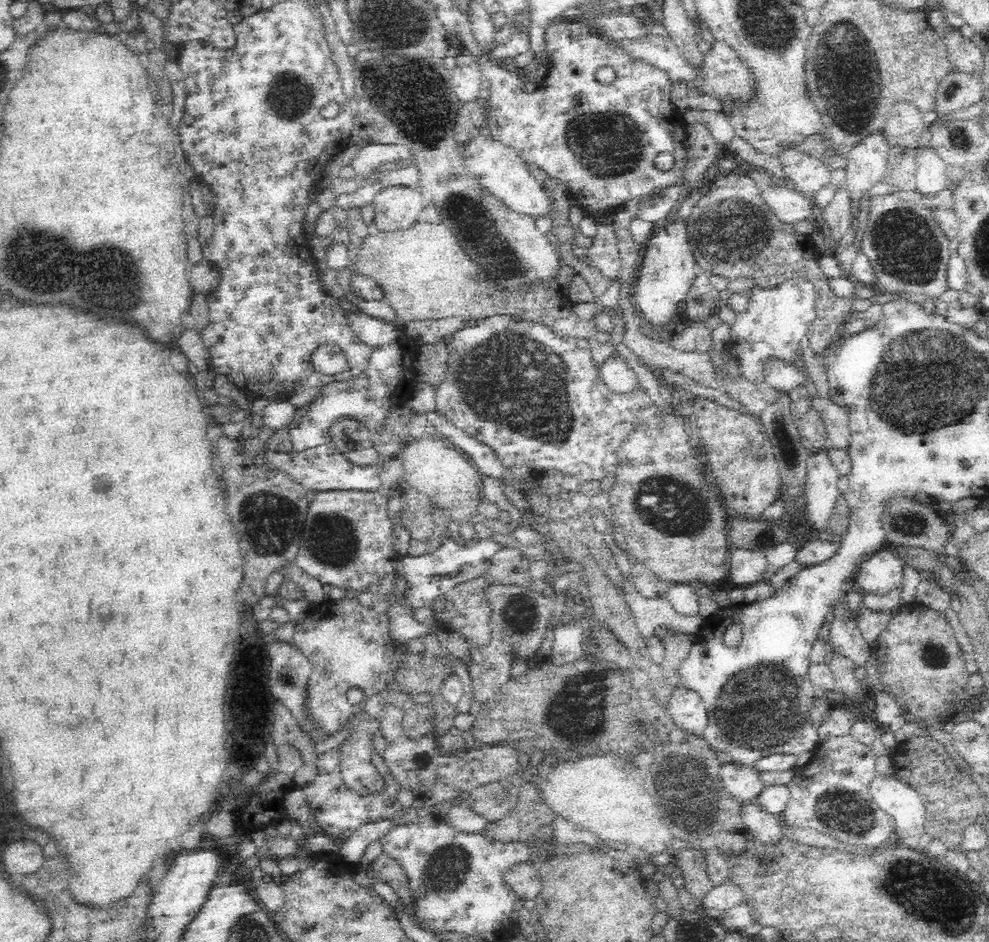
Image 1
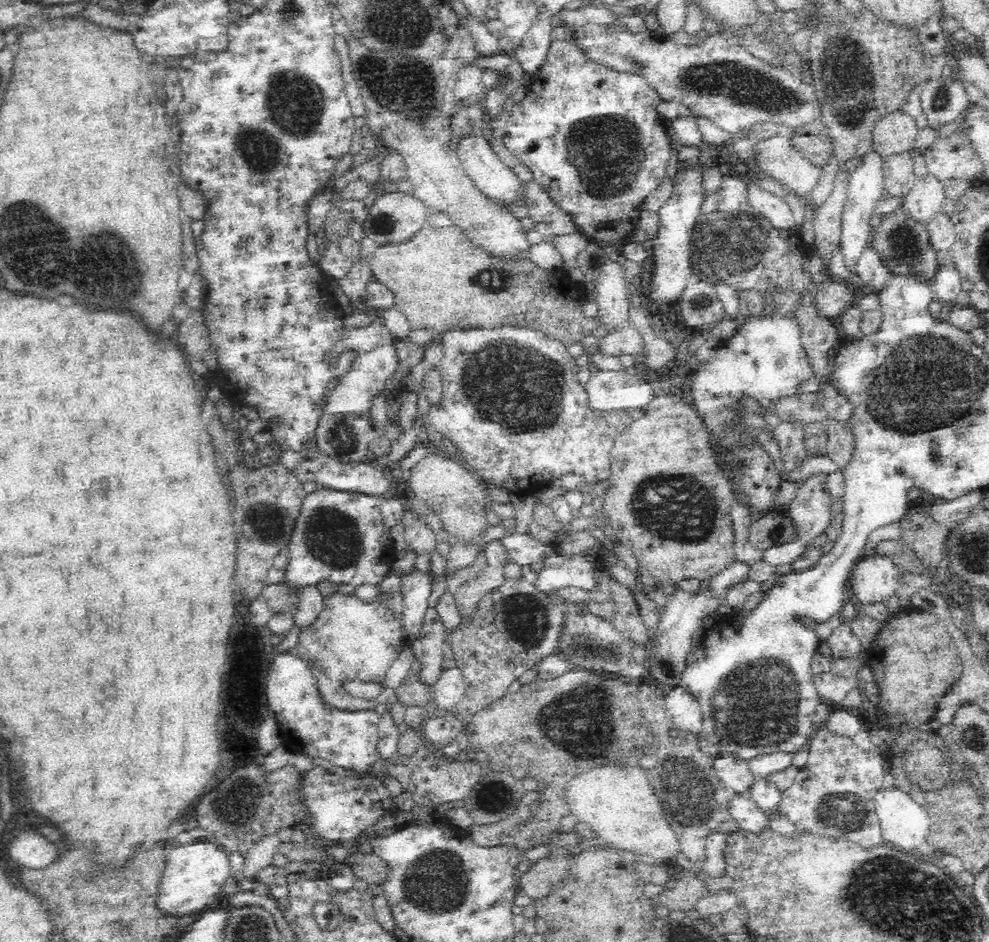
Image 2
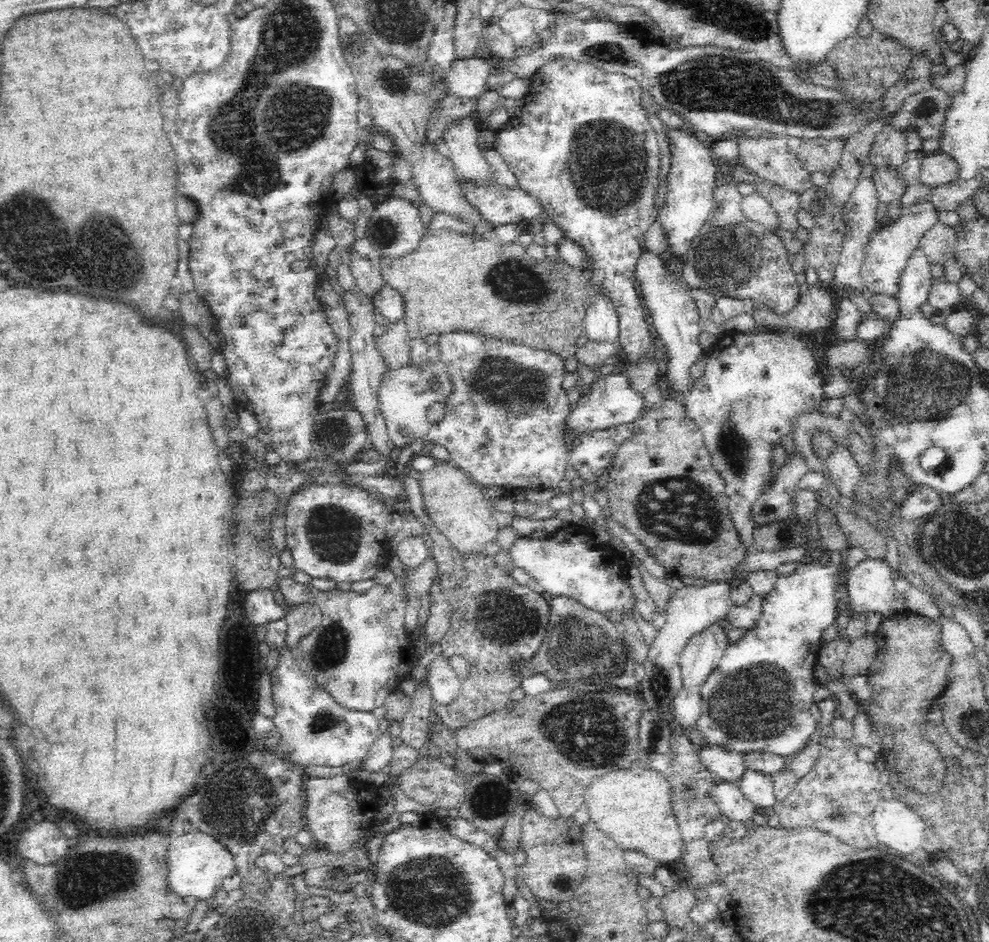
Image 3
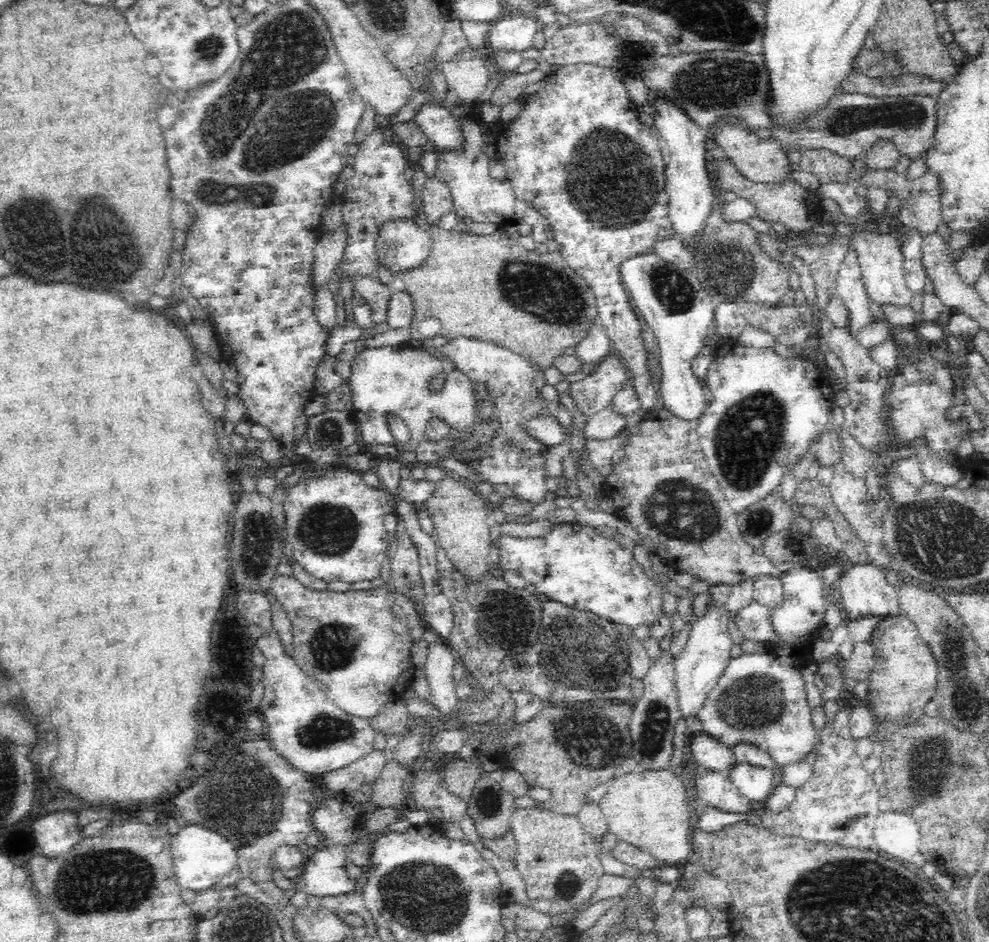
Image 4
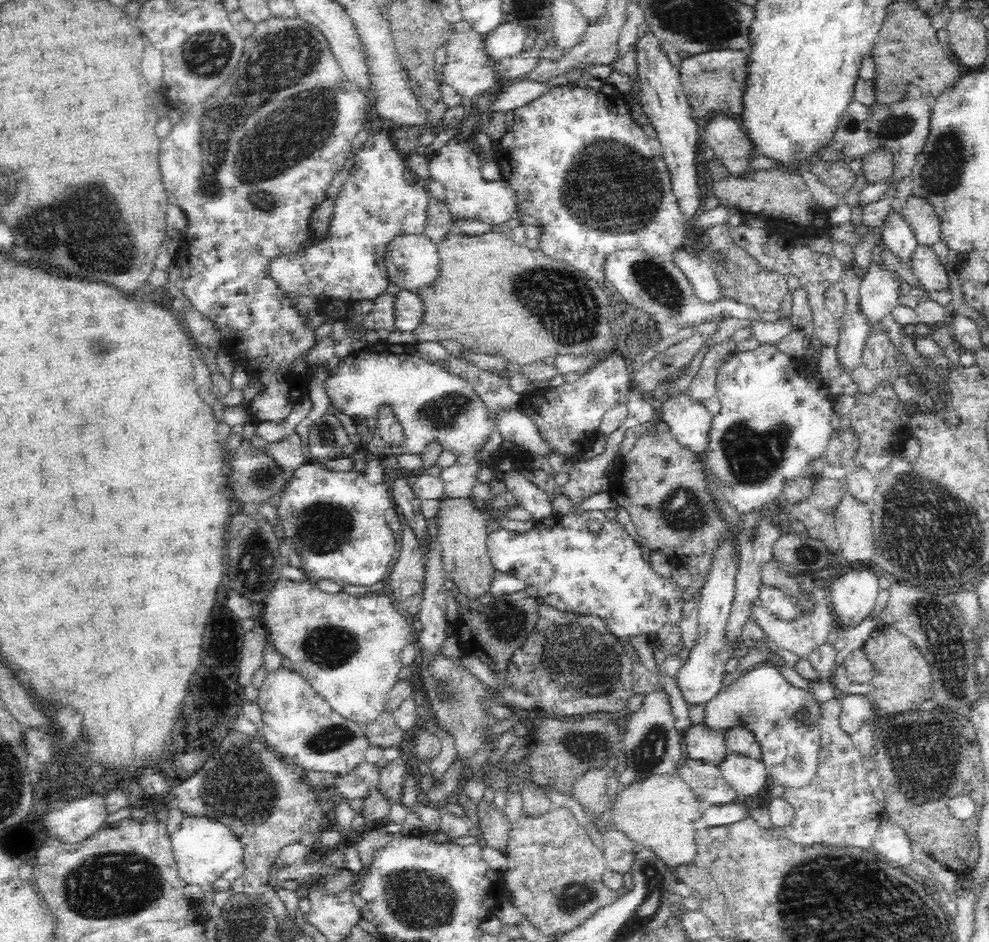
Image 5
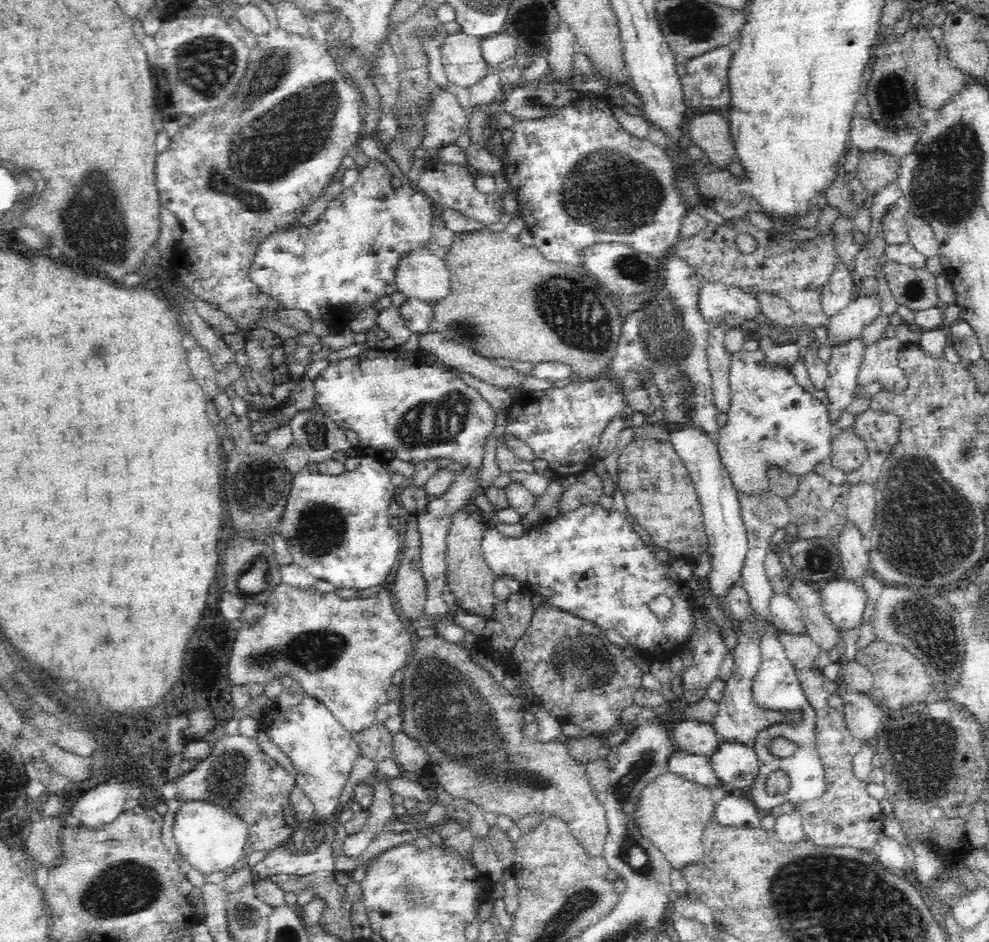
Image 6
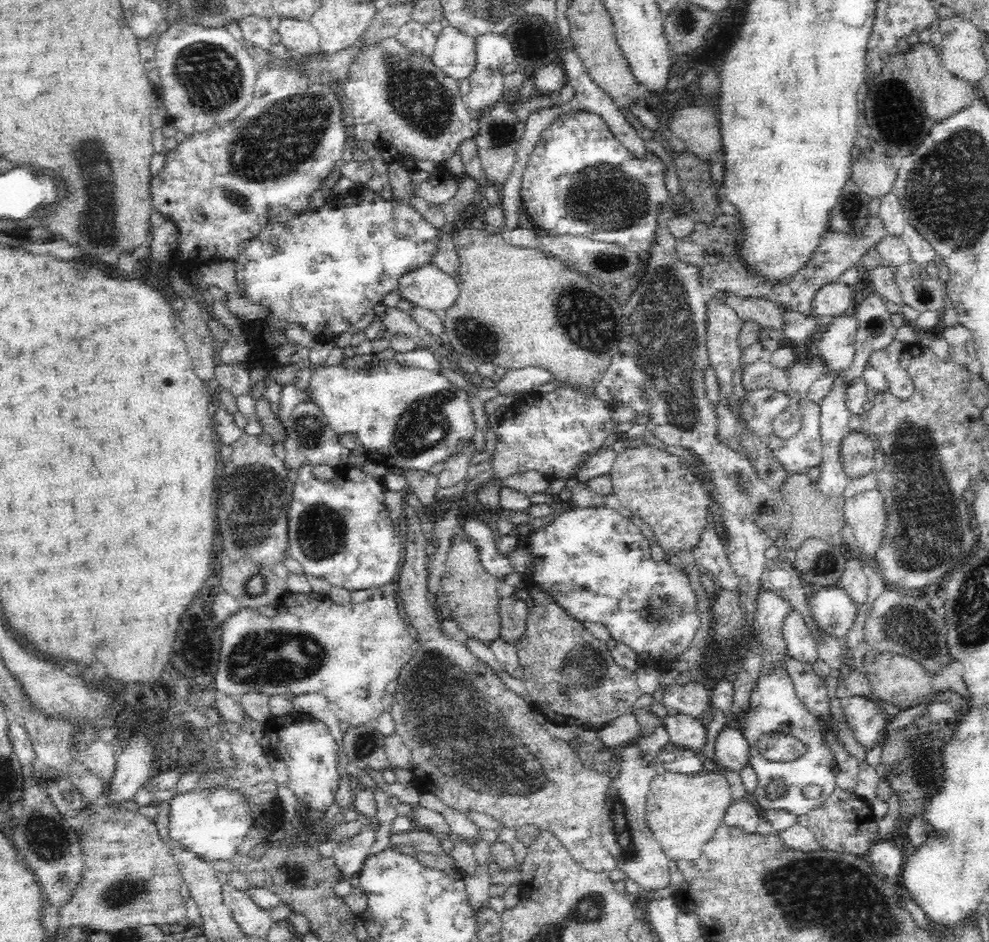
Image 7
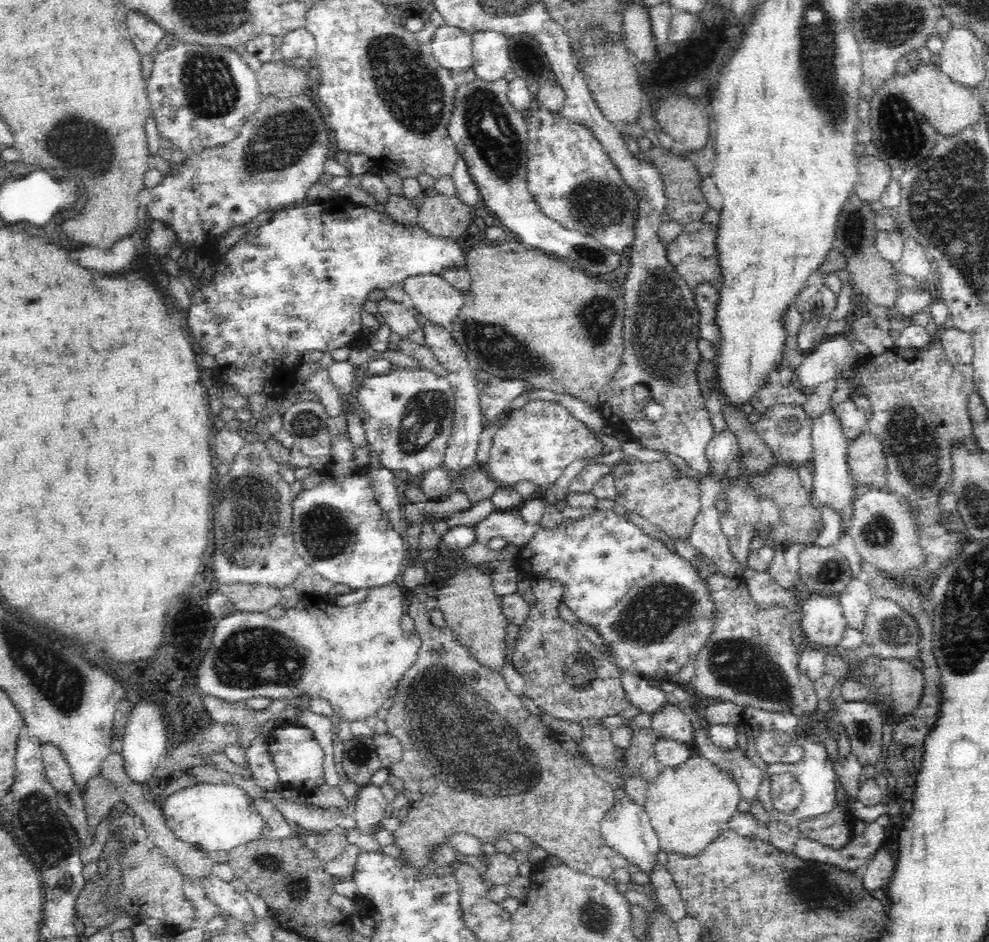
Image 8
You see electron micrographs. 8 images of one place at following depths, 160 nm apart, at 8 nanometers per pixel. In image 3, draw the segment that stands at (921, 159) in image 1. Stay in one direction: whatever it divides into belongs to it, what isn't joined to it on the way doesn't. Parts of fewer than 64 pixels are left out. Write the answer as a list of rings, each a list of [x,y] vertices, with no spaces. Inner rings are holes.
[[[920,198],[908,208],[904,207],[900,218],[890,224],[880,225],[870,236],[870,242],[866,246],[865,259],[861,266],[861,277],[864,286],[872,294],[885,294],[894,296],[898,291],[899,278],[902,269],[907,265],[910,254],[919,247],[920,239],[927,230],[930,230],[938,222],[938,209],[934,203],[926,198]]]

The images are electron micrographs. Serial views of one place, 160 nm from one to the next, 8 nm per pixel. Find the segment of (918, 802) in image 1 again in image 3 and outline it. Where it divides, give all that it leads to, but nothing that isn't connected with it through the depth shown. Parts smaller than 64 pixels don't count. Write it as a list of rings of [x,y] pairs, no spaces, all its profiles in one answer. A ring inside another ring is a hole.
[[[896,798],[878,801],[873,814],[878,842],[900,854],[921,850],[926,836],[926,823],[912,807]]]

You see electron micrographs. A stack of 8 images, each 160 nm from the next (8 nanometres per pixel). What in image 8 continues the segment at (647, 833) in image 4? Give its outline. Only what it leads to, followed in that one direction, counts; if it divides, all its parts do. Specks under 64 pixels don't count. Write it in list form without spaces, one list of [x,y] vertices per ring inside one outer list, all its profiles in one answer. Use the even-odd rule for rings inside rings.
[[[695,753],[686,765],[662,768],[648,785],[644,805],[646,812],[650,815],[652,827],[658,835],[661,849],[667,854],[694,857],[698,856],[719,833],[727,830],[727,820],[730,820],[730,817],[737,811],[741,799],[737,782],[731,778],[729,772]]]

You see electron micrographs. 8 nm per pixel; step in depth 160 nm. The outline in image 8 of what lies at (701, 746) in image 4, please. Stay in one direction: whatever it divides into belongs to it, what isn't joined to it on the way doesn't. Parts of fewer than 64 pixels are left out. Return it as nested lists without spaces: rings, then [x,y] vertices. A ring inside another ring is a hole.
[[[666,704],[660,710],[656,710],[651,726],[664,739],[680,743],[694,740],[692,723],[678,704]]]

